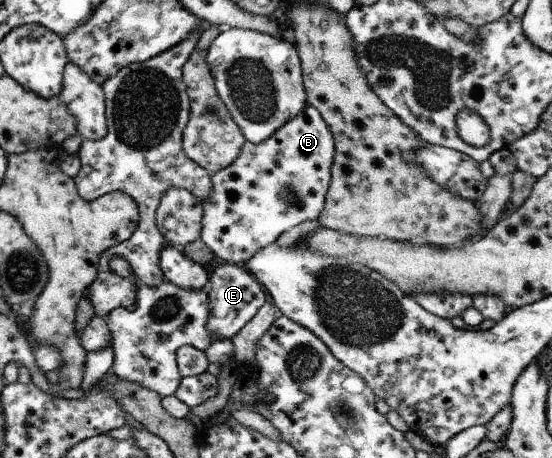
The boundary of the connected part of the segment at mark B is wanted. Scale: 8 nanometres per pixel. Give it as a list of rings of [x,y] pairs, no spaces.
[[[313,106],[306,108],[303,114],[295,117],[289,124],[283,125],[281,129],[278,129],[278,131],[275,132],[273,137],[269,137],[269,139],[263,141],[262,144],[253,145],[253,143],[246,141],[246,145],[242,149],[241,155],[229,168],[222,169],[221,172],[211,175],[214,183],[214,192],[211,193],[211,197],[207,197],[207,201],[202,201],[201,204],[201,207],[203,207],[203,219],[200,239],[212,249],[219,259],[227,261],[227,264],[244,265],[251,259],[251,257],[257,256],[258,253],[262,252],[268,245],[275,244],[275,241],[283,232],[289,231],[291,228],[302,224],[304,221],[317,220],[319,213],[323,211],[325,195],[329,195],[327,193],[327,187],[329,187],[329,179],[333,179],[336,153],[337,147],[335,146],[333,131],[329,131],[329,126],[327,125],[326,120]]]

